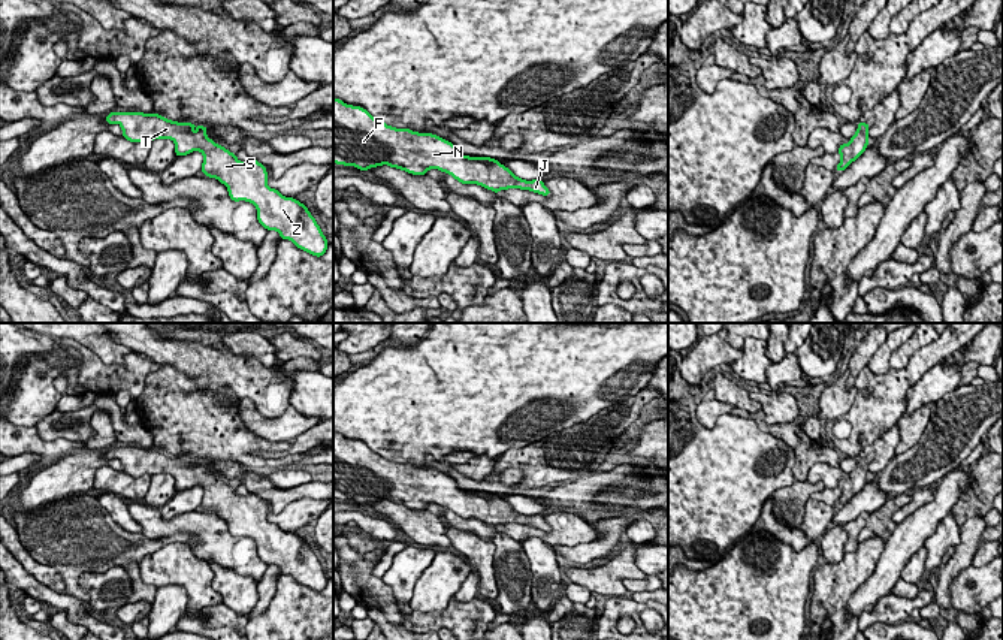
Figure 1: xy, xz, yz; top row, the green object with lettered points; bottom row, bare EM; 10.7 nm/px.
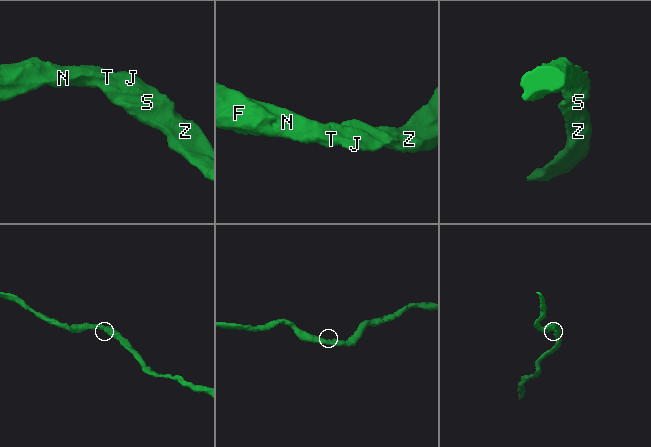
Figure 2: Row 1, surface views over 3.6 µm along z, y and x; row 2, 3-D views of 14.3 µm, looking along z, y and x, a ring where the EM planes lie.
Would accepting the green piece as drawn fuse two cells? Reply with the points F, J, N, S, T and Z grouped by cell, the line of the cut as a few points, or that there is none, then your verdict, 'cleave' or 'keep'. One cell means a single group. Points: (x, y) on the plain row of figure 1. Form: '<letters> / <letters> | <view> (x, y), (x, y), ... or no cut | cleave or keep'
F J N S T Z | no cut | keep

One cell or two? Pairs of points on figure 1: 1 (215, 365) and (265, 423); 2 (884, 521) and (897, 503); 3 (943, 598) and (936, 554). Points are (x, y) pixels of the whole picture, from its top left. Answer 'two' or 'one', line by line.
1: two
2: one
3: two

